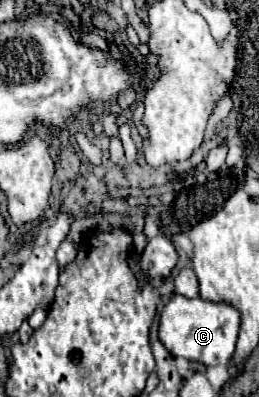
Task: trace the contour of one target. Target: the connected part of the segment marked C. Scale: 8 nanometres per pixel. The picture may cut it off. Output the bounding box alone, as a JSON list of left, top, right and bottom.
[160,293,240,365]

